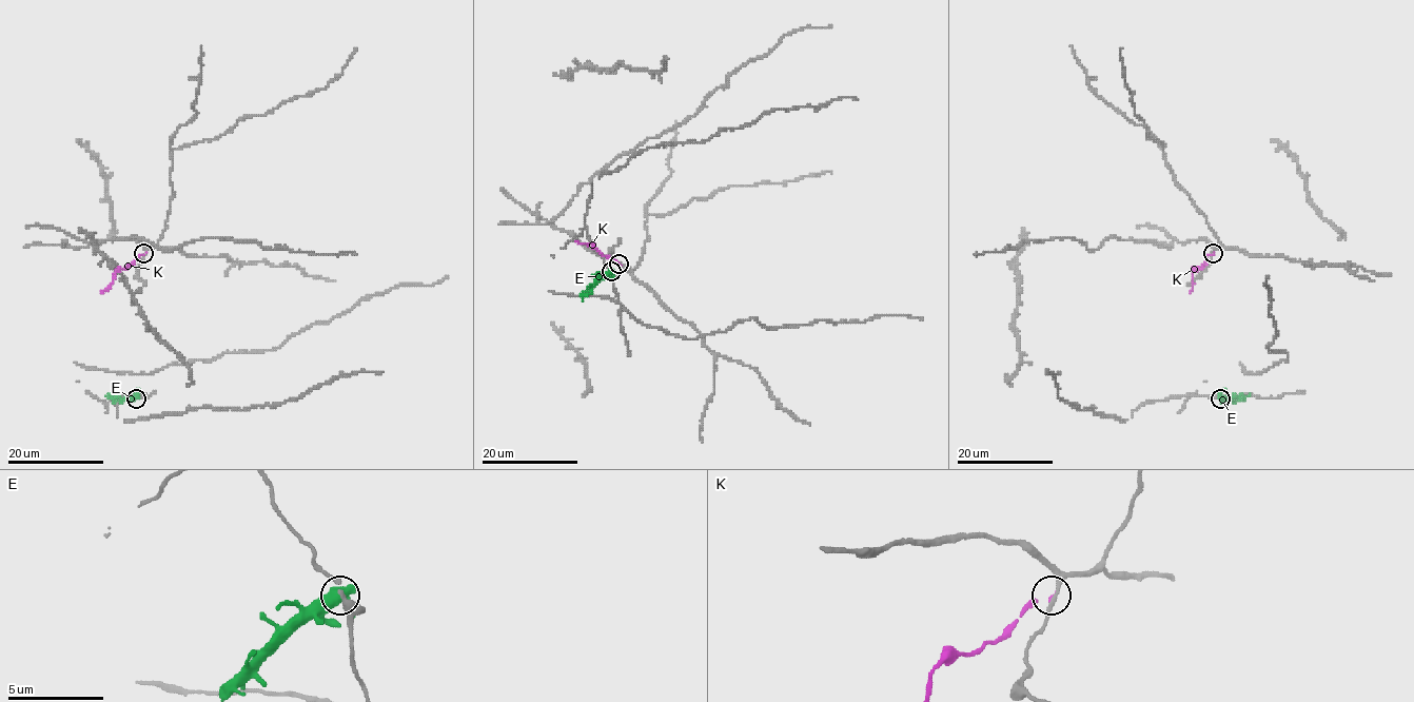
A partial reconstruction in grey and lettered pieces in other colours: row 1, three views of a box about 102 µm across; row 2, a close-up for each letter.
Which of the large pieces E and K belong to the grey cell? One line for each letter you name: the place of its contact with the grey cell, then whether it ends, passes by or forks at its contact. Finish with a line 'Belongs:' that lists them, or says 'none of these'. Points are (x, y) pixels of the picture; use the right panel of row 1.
Belongs: none of these

